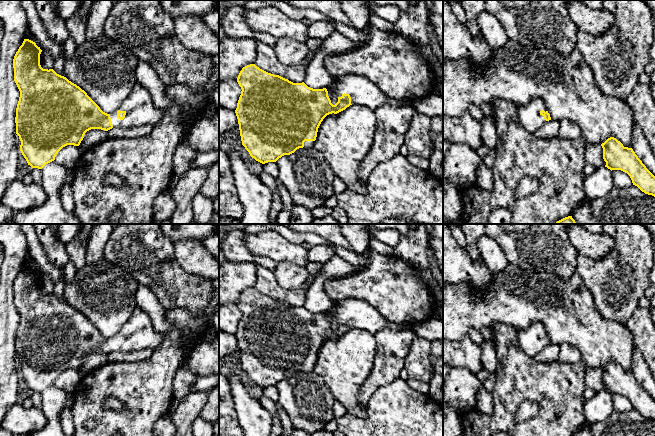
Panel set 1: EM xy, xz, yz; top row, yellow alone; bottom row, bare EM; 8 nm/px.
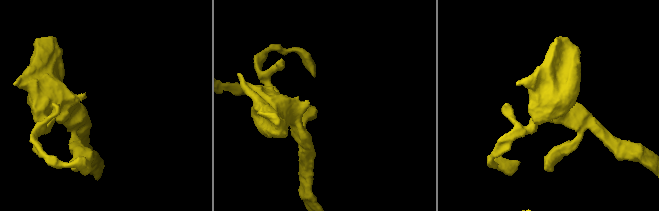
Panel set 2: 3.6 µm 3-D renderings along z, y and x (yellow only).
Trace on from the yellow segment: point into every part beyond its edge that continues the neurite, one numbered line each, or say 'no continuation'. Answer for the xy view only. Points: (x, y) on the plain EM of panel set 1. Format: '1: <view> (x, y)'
1: xy (140, 334)

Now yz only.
1: yz (529, 339)

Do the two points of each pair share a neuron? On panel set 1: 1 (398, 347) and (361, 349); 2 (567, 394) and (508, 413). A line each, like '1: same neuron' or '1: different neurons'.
1: different neurons
2: same neuron

